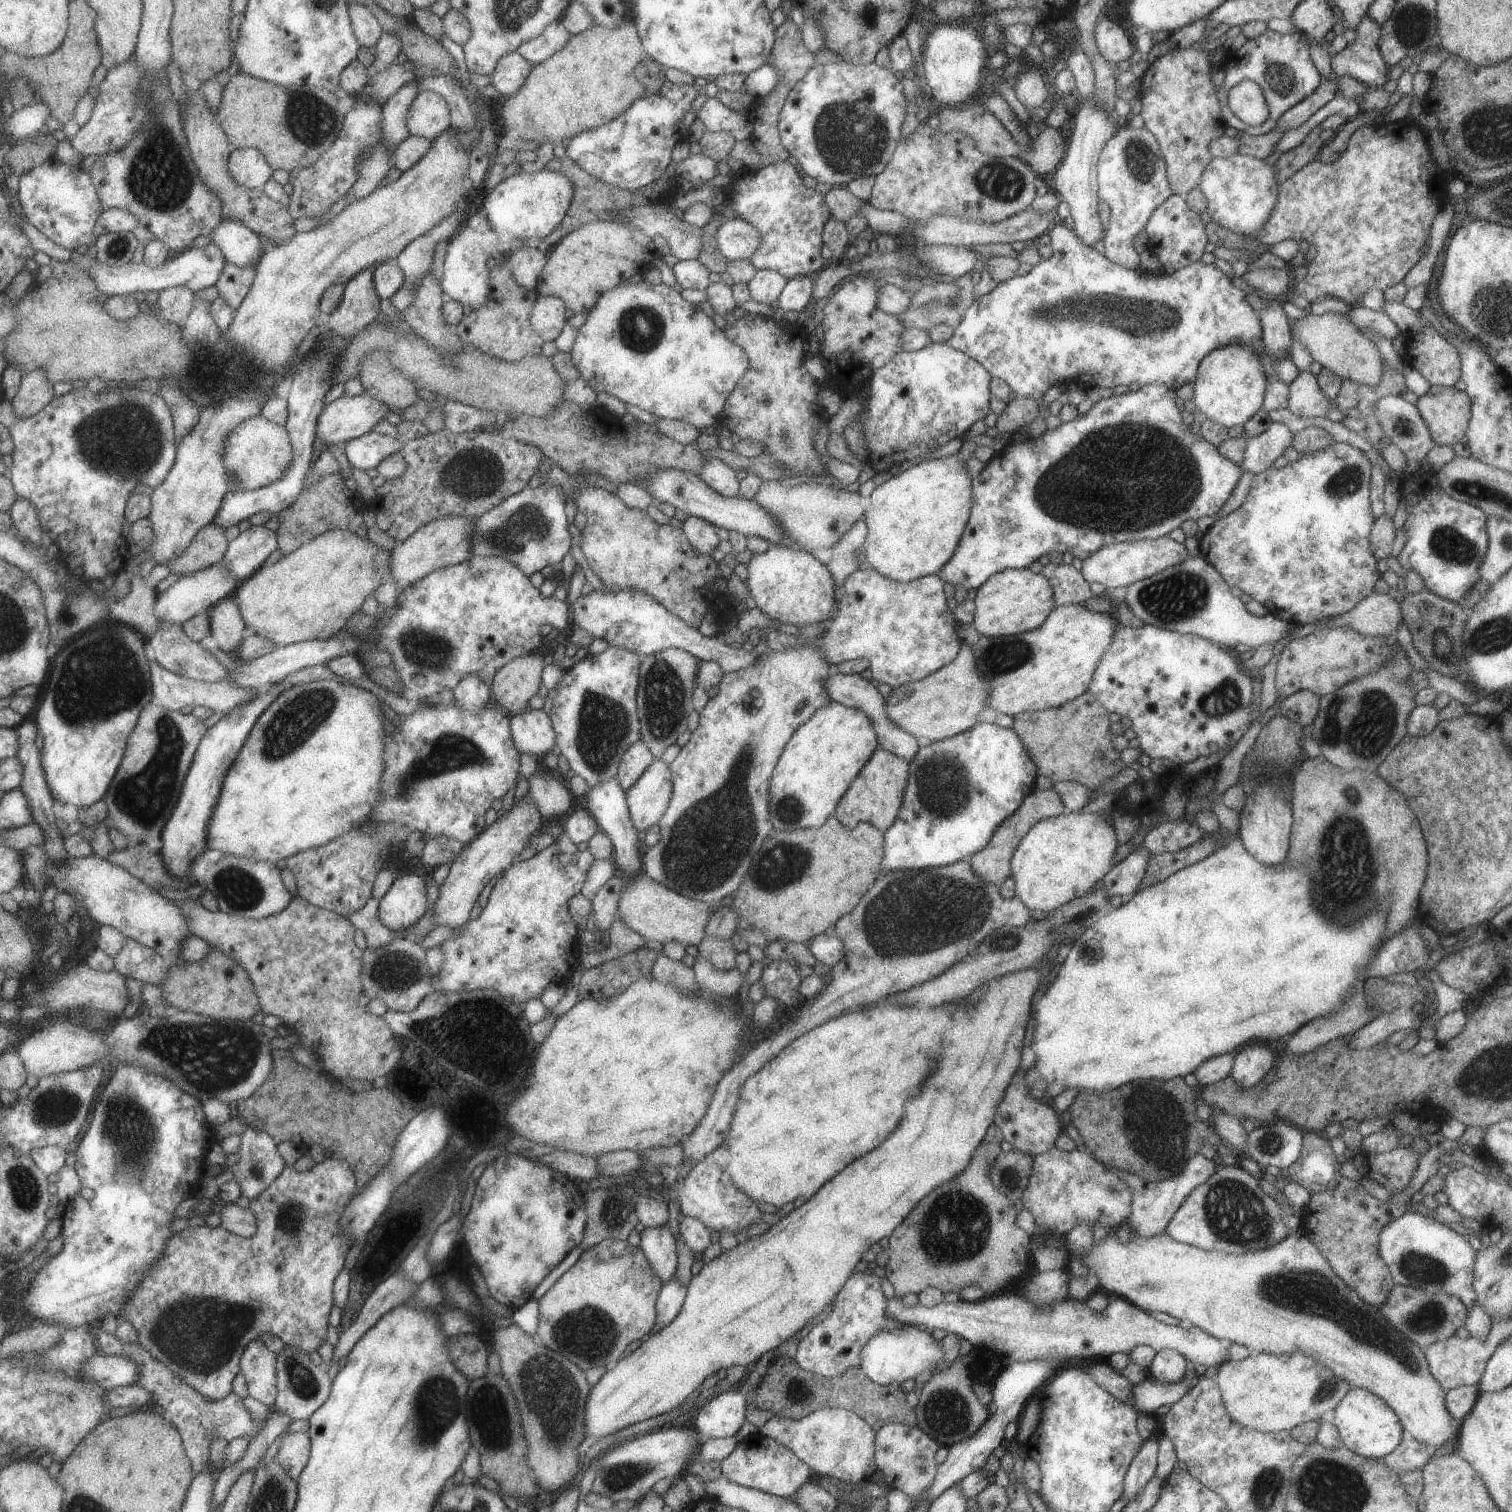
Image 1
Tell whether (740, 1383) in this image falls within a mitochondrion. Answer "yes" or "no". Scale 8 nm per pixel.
no

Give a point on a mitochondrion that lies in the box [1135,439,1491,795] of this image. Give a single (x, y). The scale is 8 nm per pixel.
(1363, 722)

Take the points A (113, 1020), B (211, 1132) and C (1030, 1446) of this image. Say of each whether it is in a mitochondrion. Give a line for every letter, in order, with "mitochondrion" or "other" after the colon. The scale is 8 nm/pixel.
A: other
B: other
C: other

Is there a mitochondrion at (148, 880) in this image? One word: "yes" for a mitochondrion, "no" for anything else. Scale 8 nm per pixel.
no

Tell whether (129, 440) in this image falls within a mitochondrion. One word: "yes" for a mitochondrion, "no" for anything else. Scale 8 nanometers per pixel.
yes

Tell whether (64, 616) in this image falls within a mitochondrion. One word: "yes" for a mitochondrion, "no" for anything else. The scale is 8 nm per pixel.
yes

